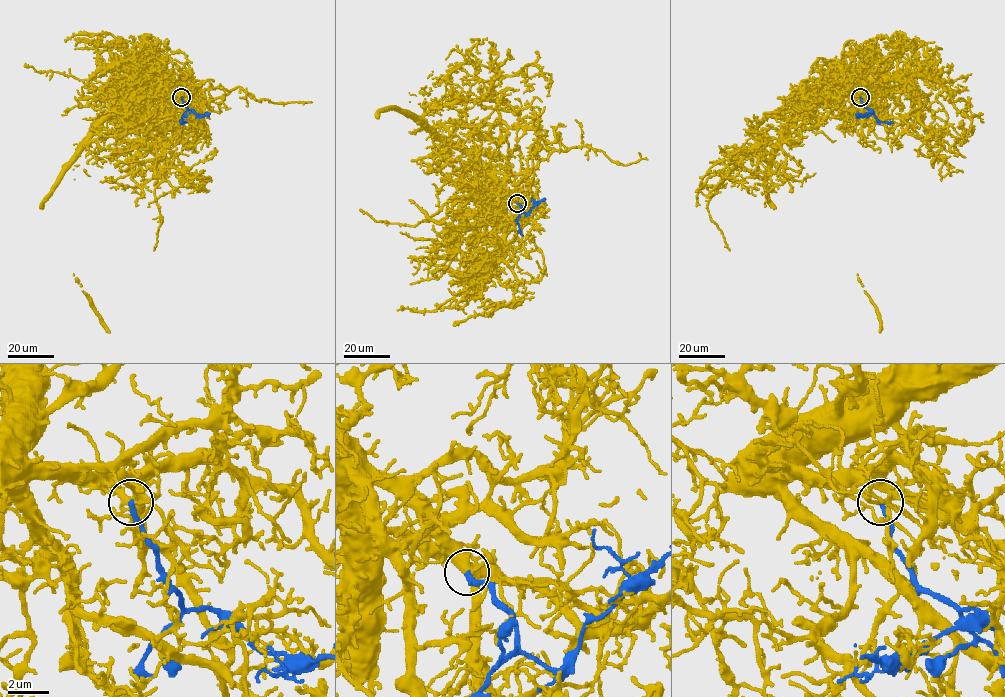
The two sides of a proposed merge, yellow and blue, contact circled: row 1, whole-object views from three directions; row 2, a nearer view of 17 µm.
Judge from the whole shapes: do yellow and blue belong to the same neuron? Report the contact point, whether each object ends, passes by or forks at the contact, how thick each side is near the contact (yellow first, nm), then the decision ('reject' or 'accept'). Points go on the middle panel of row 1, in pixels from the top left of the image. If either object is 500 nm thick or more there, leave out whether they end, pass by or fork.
(517, 203) | yellow forks | blue ends | 240/240 nm | reject

